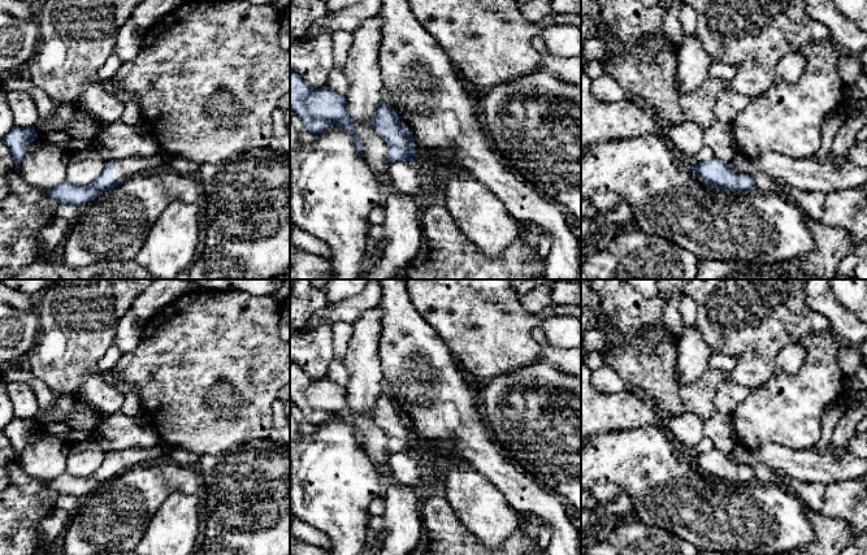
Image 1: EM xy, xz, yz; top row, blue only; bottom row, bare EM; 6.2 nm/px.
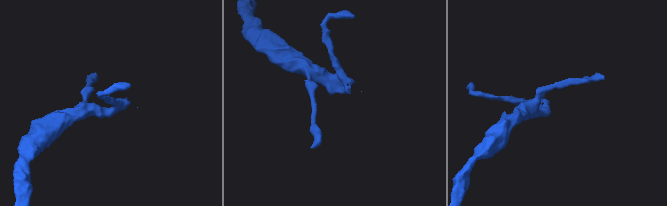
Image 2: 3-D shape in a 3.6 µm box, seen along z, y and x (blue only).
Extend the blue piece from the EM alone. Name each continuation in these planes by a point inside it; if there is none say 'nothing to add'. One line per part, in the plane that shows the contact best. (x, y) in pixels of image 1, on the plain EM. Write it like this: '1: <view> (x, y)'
nothing to add

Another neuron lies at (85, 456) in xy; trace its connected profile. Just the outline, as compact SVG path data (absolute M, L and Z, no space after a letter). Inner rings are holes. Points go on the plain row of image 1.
M94 438L79 441L70 445L65 472L77 477L87 477L101 465L104 456L105 452Z

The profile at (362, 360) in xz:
M382 308L365 311L354 324L354 333L343 359L350 374L347 404L363 434L363 448L368 459L382 469L387 464L389 435L369 416L382 393L383 376L378 357Z

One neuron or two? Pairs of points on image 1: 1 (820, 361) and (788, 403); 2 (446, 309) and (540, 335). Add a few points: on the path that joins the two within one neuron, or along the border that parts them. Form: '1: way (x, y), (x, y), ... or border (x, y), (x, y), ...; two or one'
1: way (819, 372), (798, 393); one
2: border (537, 324), (532, 338), (541, 358); two

